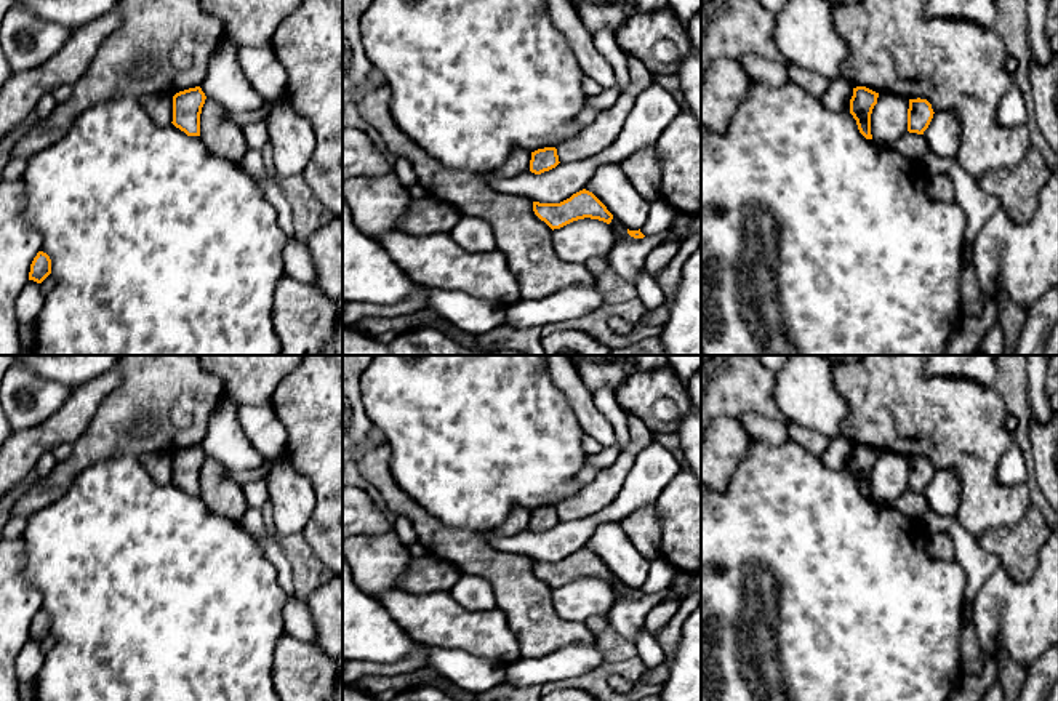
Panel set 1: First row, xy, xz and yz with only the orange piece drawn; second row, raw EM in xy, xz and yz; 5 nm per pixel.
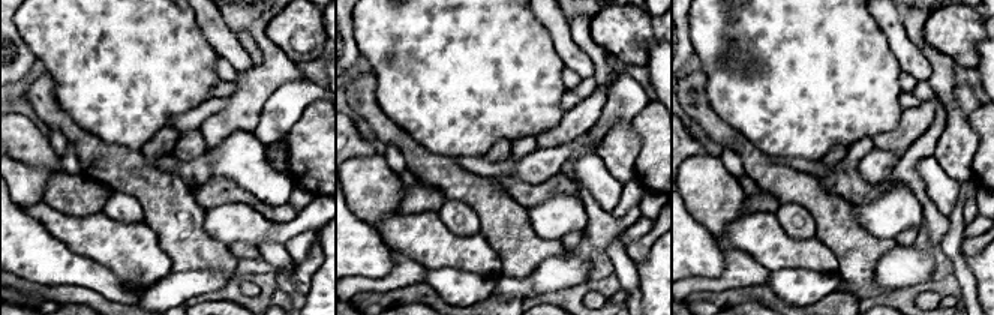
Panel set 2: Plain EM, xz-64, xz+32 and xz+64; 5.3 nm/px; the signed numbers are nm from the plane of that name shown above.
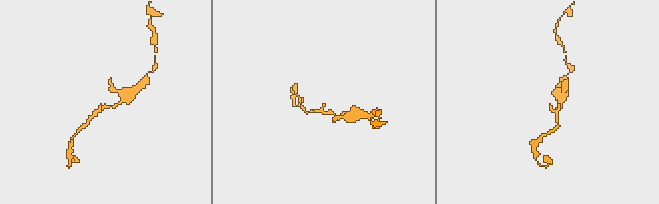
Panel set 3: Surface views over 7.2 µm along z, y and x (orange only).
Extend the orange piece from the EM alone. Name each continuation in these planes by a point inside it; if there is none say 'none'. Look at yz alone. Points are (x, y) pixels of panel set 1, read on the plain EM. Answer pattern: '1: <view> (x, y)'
none

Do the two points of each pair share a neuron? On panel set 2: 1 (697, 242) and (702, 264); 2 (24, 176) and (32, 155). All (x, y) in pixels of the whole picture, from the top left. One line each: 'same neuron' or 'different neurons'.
1: same neuron
2: different neurons

